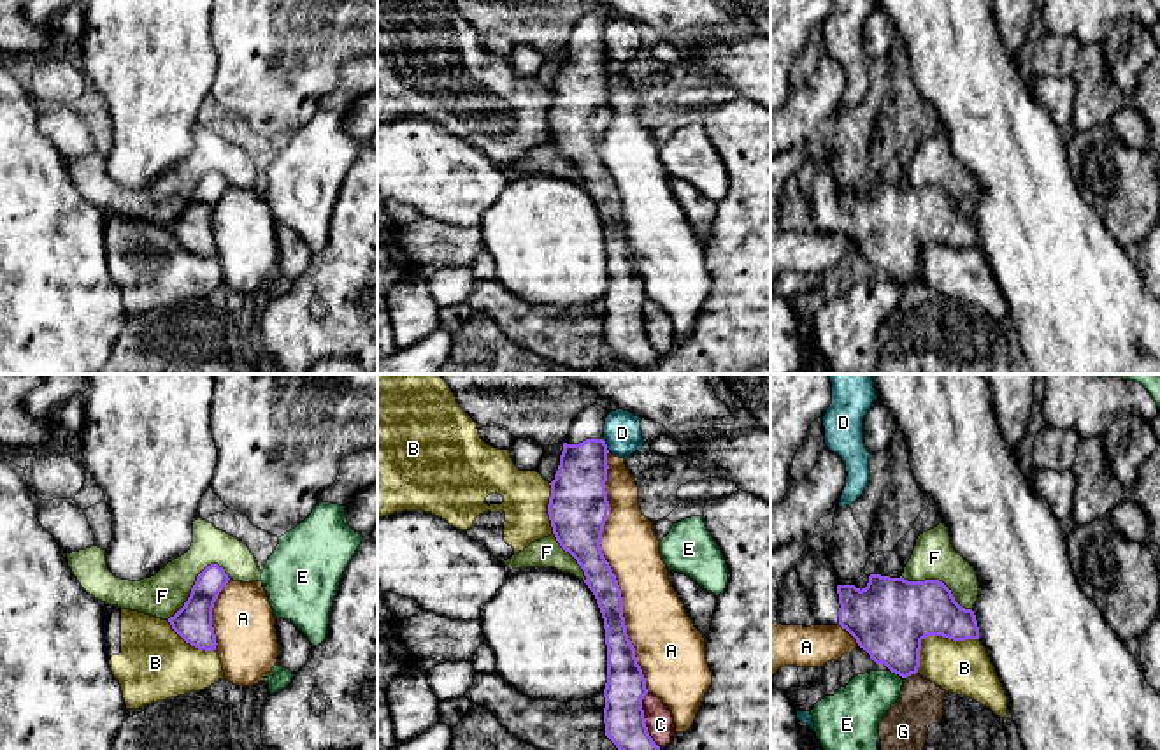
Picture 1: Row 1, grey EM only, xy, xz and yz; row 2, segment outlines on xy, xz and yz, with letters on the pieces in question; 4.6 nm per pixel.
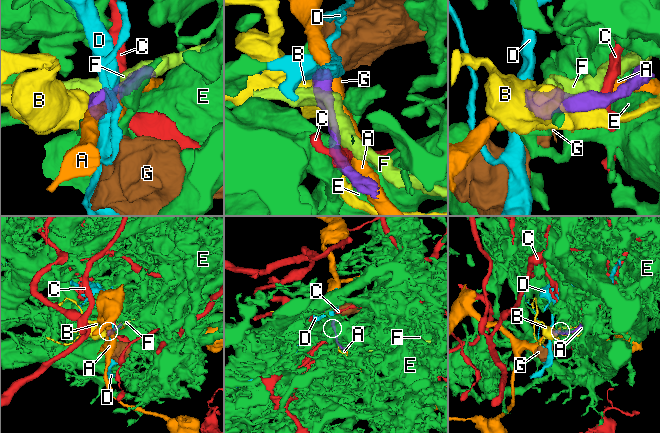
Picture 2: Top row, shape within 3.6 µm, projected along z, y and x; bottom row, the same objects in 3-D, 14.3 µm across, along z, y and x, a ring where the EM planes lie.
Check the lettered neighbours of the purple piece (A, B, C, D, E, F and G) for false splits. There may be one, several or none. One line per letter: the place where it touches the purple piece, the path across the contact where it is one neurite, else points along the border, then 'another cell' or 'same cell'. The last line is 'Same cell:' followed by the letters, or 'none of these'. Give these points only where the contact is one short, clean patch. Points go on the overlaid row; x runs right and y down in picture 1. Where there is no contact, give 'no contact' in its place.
A: meets purple in xz at (613, 573); another cell
B: meets purple in yz at (934, 634); another cell
C: meets purple in xz at (644, 721); border along xz (646, 692), (643, 699), (644, 726), (658, 747); another cell
D: meets purple in xz at (606, 445); border along xz (602, 439), (609, 450); another cell
E: meets purple in yz at (897, 673); another cell
F: meets purple in xy at (193, 585); another cell
G: meets purple in yz at (909, 675); border along yz (915, 673), (904, 678); another cell
Same cell: none of these

